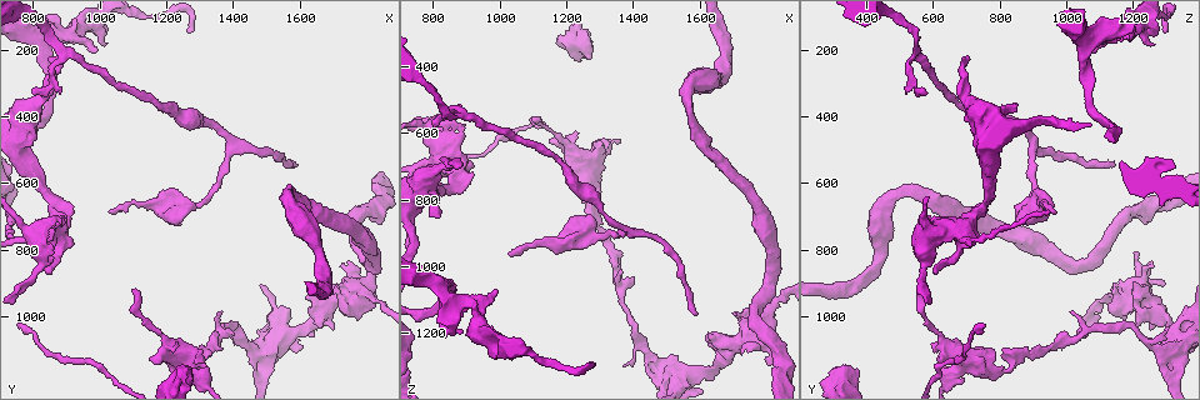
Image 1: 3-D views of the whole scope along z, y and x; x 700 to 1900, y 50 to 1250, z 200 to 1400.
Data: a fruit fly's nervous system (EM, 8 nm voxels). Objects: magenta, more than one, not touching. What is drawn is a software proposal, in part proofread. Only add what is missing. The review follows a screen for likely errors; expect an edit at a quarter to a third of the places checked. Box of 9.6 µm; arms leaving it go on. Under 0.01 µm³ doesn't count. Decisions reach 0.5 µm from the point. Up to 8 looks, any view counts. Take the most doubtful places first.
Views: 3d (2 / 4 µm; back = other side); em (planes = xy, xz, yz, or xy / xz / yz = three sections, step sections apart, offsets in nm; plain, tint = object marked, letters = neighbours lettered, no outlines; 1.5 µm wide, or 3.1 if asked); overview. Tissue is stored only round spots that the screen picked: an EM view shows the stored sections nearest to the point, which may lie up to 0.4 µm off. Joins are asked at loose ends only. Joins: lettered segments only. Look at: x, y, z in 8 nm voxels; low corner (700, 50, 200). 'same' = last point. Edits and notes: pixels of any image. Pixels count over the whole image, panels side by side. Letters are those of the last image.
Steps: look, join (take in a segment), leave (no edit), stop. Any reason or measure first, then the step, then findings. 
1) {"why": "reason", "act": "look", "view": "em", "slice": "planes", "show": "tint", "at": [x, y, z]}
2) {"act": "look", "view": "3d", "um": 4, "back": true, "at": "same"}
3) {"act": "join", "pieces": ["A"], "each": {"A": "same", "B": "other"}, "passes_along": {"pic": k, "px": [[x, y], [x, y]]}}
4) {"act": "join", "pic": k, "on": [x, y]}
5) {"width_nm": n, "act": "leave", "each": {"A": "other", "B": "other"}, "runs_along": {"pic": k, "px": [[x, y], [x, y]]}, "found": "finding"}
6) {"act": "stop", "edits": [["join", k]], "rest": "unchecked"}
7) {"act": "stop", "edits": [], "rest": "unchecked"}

{"why": "stops while still wide", "act": "look", "view": "3d", "um": 4, "at": [1000, 150, 1270]}

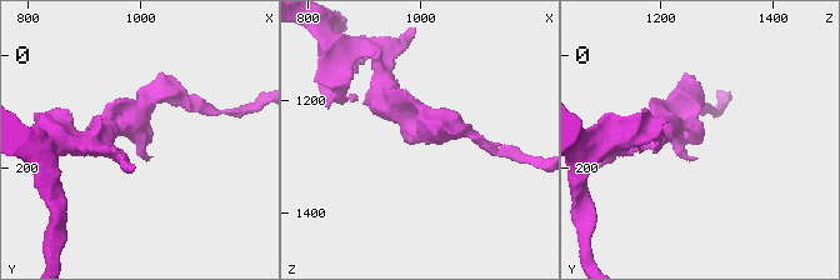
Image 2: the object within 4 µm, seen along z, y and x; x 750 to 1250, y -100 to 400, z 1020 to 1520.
{"act": "look", "view": "em", "slice": "xz", "step": 4, "show": "letters", "at": [1005, 150, 1270]}

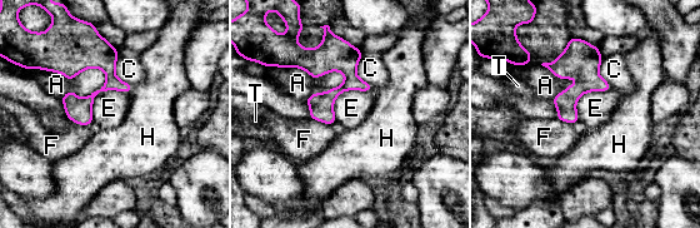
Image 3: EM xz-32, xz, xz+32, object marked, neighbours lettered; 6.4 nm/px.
{"act": "leave", "each": {"A": "other", "C": "other", "E": "other", "F": "other", "H": "other", "T": "other"}, "found": "no lettered segment goes on from it"}

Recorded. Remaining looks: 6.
{"why": "end of a long branch", "act": "look", "view": "3d", "um": 4, "at": [1270, 150, 1290]}

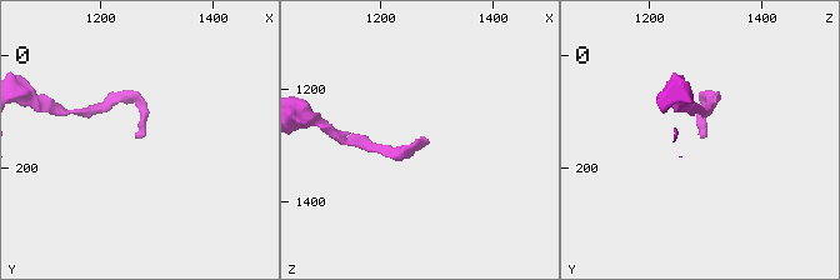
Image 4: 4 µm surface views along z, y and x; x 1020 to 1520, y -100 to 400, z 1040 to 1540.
{"why": "need the tissue", "act": "look", "view": "em", "slice": "planes", "show": "letters", "at": [1265, 140, 1290]}

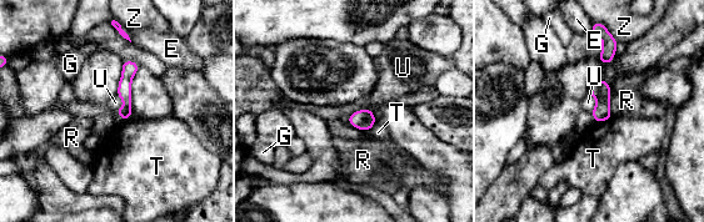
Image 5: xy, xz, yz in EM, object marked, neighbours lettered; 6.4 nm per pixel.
{"act": "leave", "each": {"E": "other", "G": "other", "R": "other", "T": "other", "U": "other", "Z": "other"}, "border": {"pic": 5, "px": [[118, 95], [123, 105], [114, 110]]}, "found": "no lettered segment goes on from it"}

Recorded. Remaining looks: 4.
{"why": "free end", "act": "look", "view": "3d", "um": 4, "at": [1800, 910, 1290]}

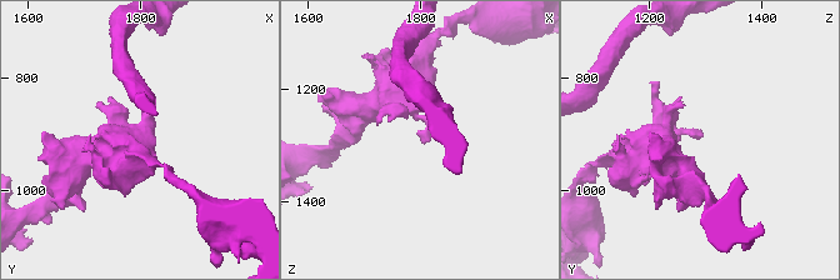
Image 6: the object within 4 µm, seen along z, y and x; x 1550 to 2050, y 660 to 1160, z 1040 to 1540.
{"why": "need the tissue", "act": "look", "view": "em", "slice": "planes", "show": "letters", "at": [1810, 905, 1290]}

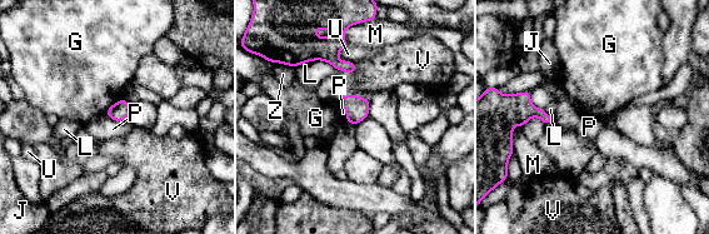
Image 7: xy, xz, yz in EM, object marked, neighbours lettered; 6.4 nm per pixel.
{"act": "leave", "each": {"G": "other", "J": "other", "L": "other", "M": "other", "P": "other", "U": "other", "V": "other", "Z": "other"}, "border": {"pic": 7, "px": [[105, 113], [115, 120], [128, 118]]}, "found": "no lettered segment goes on from it"}

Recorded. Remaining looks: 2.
{"act": "stop", "edits": [], "rest": "unchecked"}

